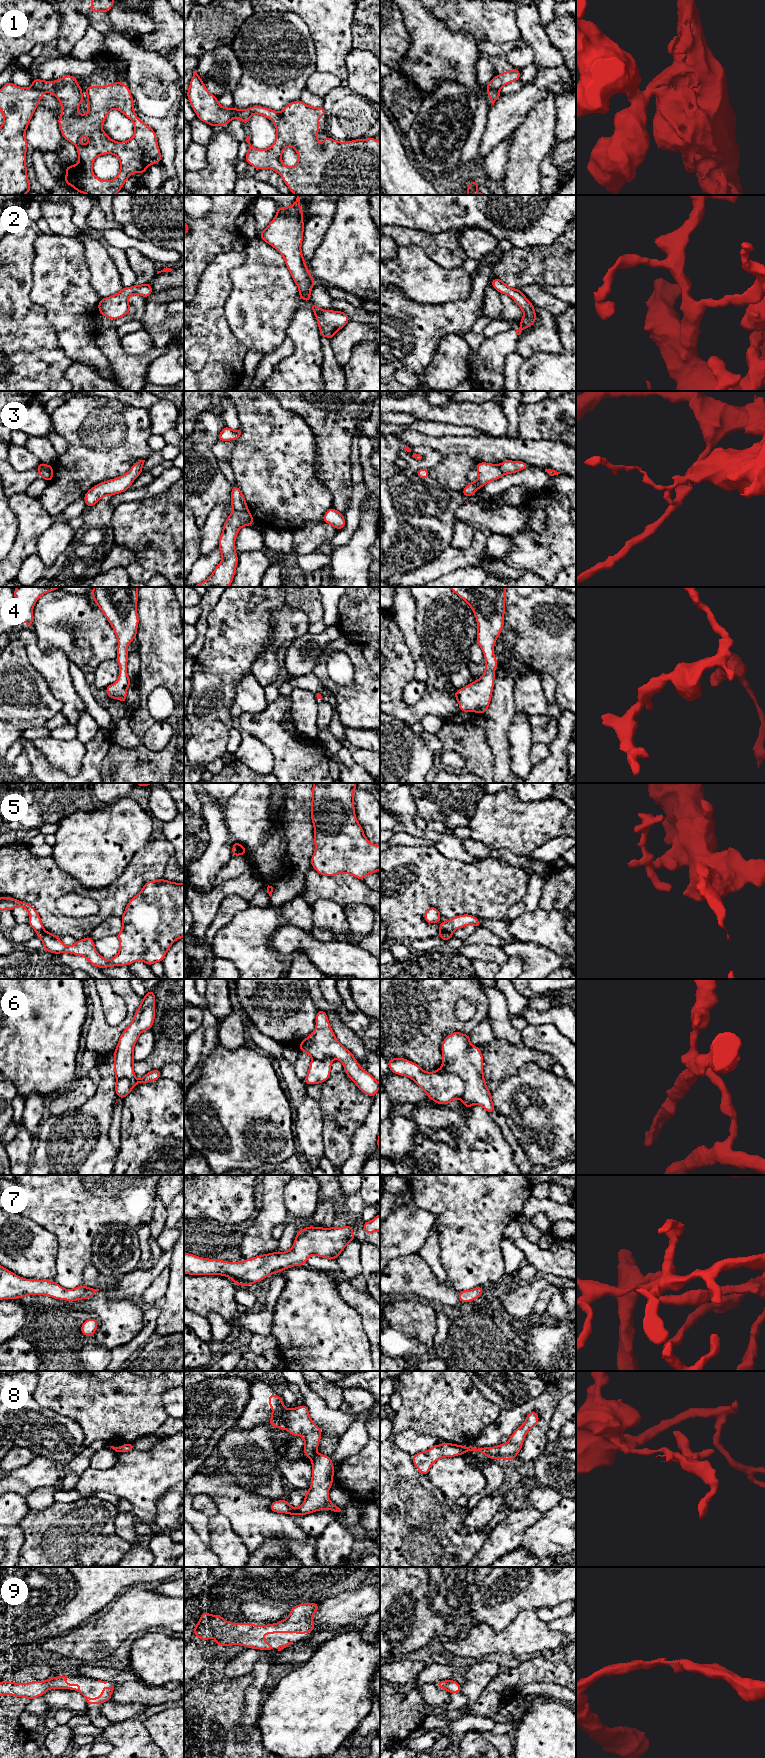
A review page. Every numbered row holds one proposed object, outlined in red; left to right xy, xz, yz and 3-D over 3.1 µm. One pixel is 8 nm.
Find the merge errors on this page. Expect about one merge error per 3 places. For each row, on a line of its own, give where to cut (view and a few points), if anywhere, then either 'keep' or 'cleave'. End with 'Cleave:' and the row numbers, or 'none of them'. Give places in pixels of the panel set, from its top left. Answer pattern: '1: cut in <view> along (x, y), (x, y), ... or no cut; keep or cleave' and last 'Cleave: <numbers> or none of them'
1: cut in xy along (32, 86), (43, 92); cleave
2: no cut; keep
3: cut in xz along (233, 510), (247, 511); cleave
4: no cut; keep
5: cut in xz along (236, 843), (235, 849), (240, 854); cleave
6: cut in yz along (441, 1067), (455, 1074), (462, 1081), (463, 1094), (461, 1098); cleave
7: no cut; keep
8: cut in xz along (316, 1453), (311, 1459); cleave
9: no cut; keep
Cleave: 1, 3, 5, 6, 8

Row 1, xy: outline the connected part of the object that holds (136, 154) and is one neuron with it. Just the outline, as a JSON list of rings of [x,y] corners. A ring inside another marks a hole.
[[[66,75],[55,81],[33,79],[32,87],[53,94],[61,104],[62,111],[58,118],[59,128],[63,138],[76,146],[79,156],[78,164],[66,166],[64,182],[81,194],[115,195],[123,188],[124,183],[133,173],[140,172],[144,175],[148,166],[161,163],[161,152],[158,147],[156,133],[147,124],[137,118],[129,86],[123,82],[114,82],[105,86],[87,86],[86,93],[88,94],[89,111],[85,115],[78,113],[78,106],[83,102],[83,97],[81,85],[77,84],[77,77]],[[113,109],[119,110],[133,122],[134,135],[131,139],[124,142],[116,142],[110,139],[103,131],[102,125],[105,118]],[[82,136],[89,138],[86,145],[79,143]],[[104,154],[113,154],[120,161],[119,174],[114,179],[108,181],[98,179],[92,170],[94,160]]]

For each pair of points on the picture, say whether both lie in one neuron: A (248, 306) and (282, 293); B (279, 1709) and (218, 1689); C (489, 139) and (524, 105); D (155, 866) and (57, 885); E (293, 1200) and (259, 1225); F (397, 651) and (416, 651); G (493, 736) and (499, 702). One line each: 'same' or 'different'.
A: same
B: different
C: same
D: same
E: different
F: different
G: same

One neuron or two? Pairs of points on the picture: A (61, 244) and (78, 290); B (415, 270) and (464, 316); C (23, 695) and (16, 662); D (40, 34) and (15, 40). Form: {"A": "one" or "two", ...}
{"A": "one", "B": "two", "C": "one", "D": "one"}

